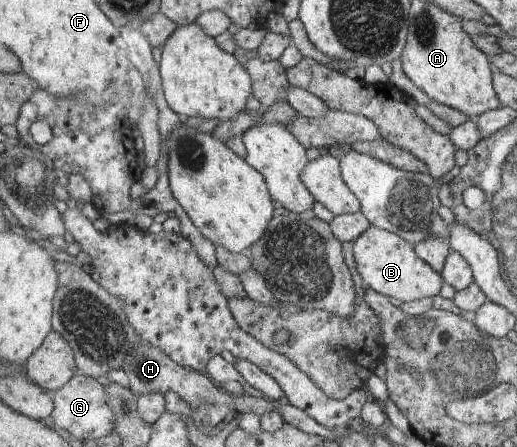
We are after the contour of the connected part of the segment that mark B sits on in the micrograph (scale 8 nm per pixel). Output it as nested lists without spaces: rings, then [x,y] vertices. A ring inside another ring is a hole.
[[[372,226],[353,246],[354,262],[365,286],[402,302],[441,295],[445,286],[440,272],[418,257],[416,249],[394,232]]]

